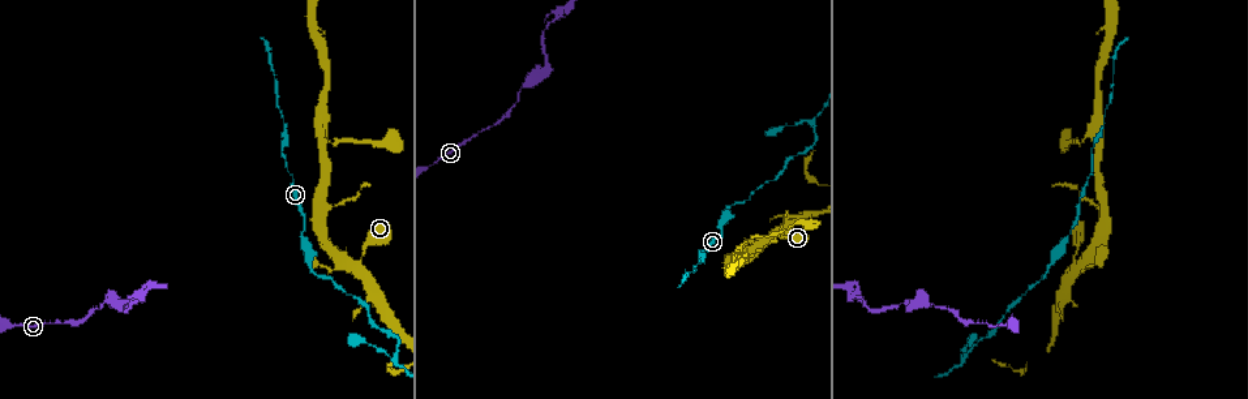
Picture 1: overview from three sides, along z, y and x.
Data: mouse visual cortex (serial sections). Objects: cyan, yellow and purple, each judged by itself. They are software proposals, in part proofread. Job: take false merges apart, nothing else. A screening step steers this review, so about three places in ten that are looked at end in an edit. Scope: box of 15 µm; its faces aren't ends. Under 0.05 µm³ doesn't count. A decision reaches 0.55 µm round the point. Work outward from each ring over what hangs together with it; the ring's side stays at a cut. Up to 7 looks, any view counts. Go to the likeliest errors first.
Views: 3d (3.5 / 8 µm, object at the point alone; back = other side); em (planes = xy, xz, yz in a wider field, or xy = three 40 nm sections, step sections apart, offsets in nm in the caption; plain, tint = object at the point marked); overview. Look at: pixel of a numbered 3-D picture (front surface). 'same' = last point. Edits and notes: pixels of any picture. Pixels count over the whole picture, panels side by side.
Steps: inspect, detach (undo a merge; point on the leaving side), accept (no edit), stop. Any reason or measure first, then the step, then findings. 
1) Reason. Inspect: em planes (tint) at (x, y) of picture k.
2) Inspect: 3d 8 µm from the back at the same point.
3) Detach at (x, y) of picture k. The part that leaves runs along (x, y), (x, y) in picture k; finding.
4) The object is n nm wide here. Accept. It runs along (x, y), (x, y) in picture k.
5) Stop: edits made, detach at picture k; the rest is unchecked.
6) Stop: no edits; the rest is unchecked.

Abrupt turn. Inspect: 3d 3.5 µm at (963, 357) of picture 1.

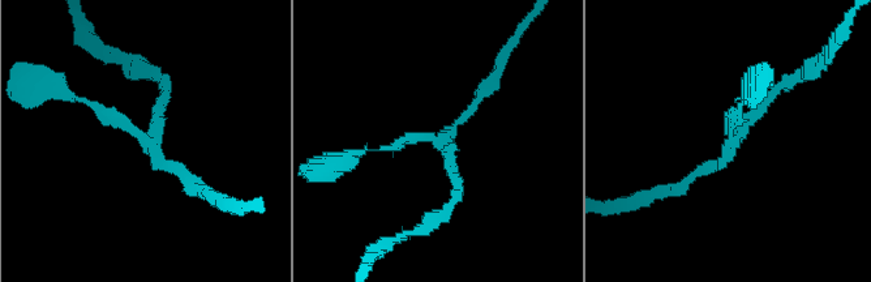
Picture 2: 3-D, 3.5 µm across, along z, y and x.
Need the tissue. Inspect: em xy step 1 (tint) at (735, 138) of picture 2.

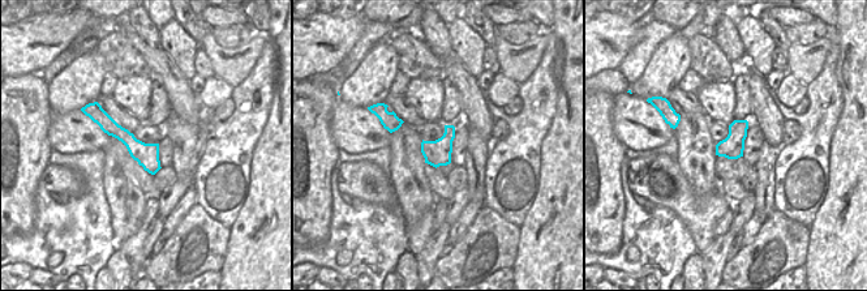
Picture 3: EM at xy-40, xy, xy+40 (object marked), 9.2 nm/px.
The object is 240 nm wide here. Accept. It runs along (97, 119), (121, 133), (157, 166) in picture 3; one cell here.

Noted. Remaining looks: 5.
Looks like a crossing. Inspect: 3d 3.5 µm at (1074, 262) of picture 1.

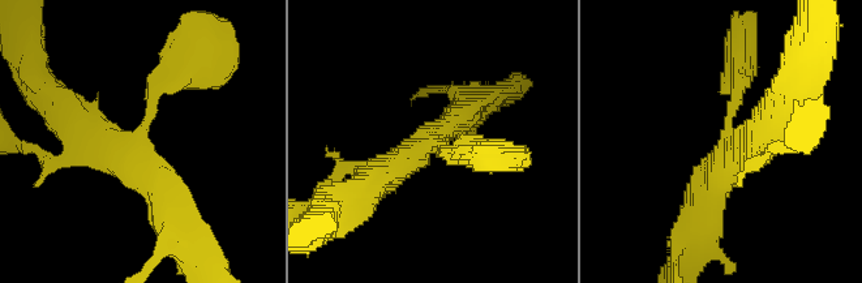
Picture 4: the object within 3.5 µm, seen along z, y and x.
4 arms meet here; the arms are 150, 200, 350, 450 nm wide; shape alone is not enough. Inspect: em planes (tint) at (734, 142) of picture 4.

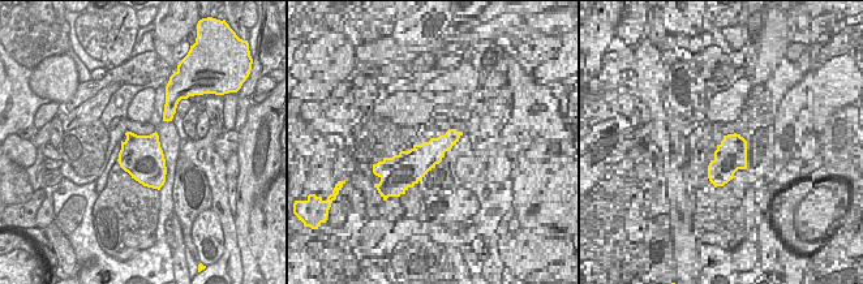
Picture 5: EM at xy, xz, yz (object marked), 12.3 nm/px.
Accept. It runs along (471, 157), (430, 142), (363, 193) in picture 4; continuous, no second cell.

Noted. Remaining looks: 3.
Thin arm on a thick one. Inspect: 3d 3.5 µm from the back at (323, 137) of picture 1.

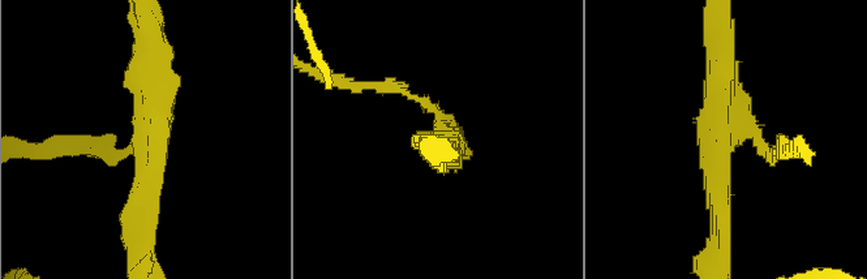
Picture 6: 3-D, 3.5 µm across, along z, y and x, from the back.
3 arms meet here; the arms are 100, 300, 400 nm wide. Inspect: em xy step 3 (tint) at (721, 128) of picture 6.

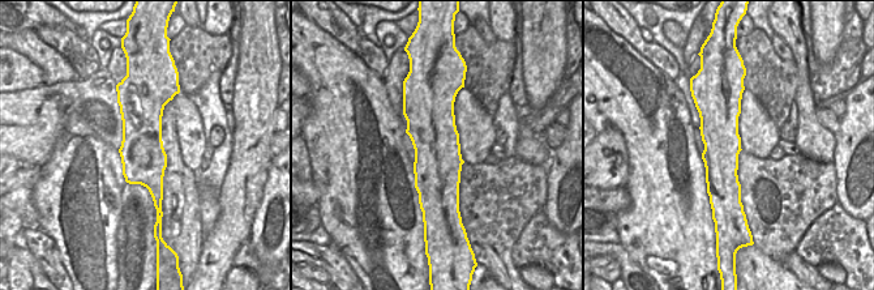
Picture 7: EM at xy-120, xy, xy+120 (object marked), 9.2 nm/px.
Inspect: em xy step 1 (tint) at the same point.

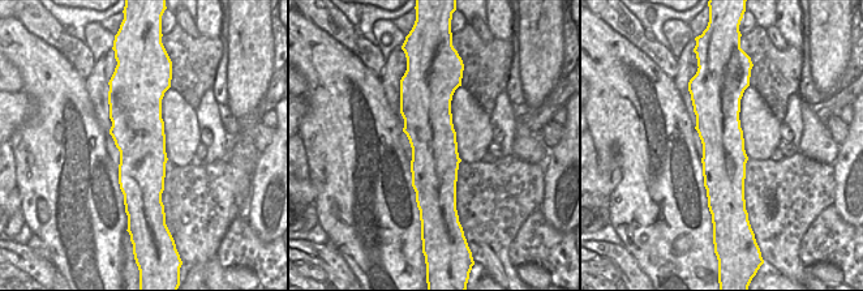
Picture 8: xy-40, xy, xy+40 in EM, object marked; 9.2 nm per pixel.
Accept. It runs along (718, 89), (724, 182), (734, 201) in picture 8; all the same cell.

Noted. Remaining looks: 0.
Stop: no edits; the rest is unchecked.

